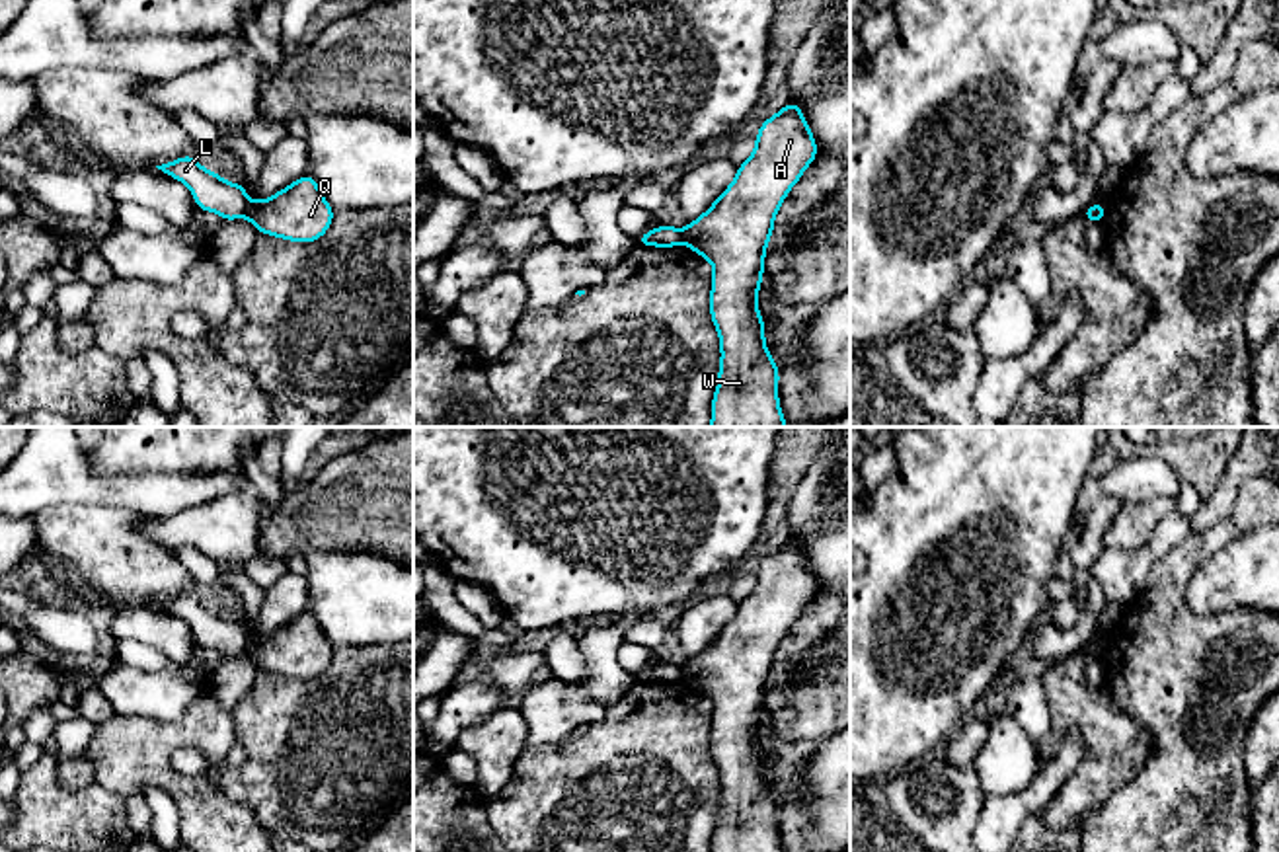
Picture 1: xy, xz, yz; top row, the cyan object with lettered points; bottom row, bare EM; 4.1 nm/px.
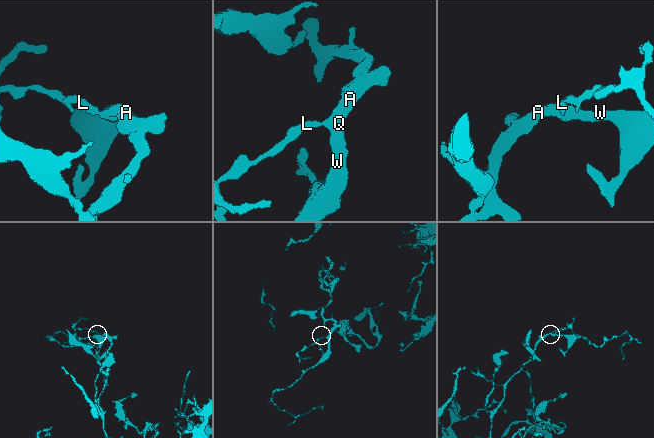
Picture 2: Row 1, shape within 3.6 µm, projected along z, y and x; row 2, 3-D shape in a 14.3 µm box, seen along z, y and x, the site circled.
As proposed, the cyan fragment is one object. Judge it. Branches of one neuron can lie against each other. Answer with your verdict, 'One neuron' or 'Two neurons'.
Two neurons

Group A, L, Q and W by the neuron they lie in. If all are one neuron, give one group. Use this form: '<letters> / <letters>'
A Q W / L

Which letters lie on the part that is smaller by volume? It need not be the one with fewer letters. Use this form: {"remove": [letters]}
{"remove": ["L"]}

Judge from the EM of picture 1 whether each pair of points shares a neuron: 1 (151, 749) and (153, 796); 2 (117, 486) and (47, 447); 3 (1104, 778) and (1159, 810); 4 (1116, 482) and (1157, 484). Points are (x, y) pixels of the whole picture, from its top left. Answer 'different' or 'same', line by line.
1: different
2: same
3: different
4: same

